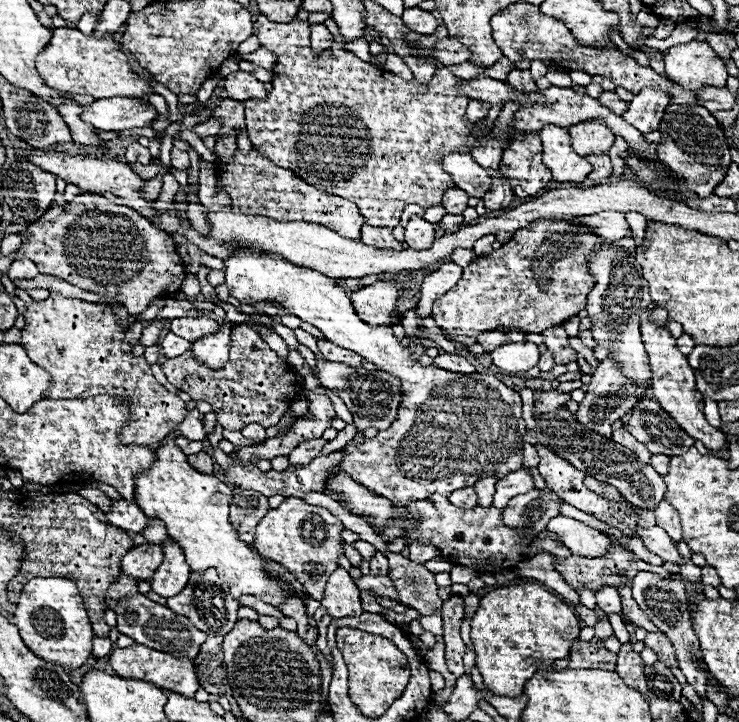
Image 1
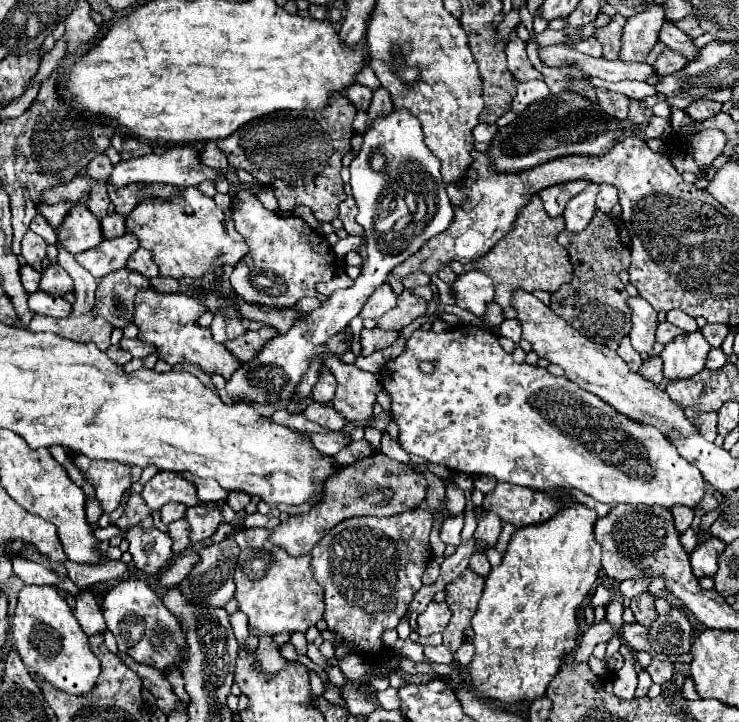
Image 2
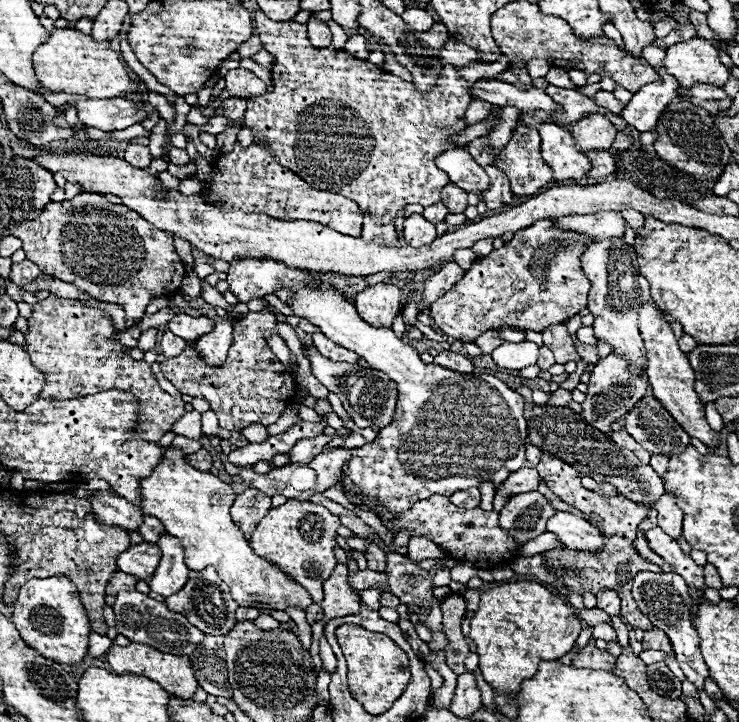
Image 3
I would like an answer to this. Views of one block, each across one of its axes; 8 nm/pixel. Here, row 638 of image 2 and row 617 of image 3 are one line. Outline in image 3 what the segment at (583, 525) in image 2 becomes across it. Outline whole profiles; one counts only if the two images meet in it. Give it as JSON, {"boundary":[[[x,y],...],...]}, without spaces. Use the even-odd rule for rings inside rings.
{"boundary":[[[514,582],[514,584],[502,584],[498,588],[486,590],[480,596],[480,608],[472,616],[470,626],[470,638],[476,644],[476,652],[480,656],[478,668],[484,680],[492,686],[496,694],[516,694],[522,688],[522,682],[530,678],[536,670],[540,660],[558,660],[564,654],[568,654],[580,634],[580,618],[574,614],[572,606],[564,604],[562,598],[550,594],[544,586],[536,582]]]}

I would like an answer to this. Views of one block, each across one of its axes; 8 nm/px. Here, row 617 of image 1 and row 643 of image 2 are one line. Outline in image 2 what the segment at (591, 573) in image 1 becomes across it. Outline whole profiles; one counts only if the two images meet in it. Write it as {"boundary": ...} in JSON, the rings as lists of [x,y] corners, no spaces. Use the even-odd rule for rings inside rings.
{"boundary":[[[638,622],[634,624],[624,624],[622,626],[622,640],[626,646],[630,646],[634,652],[651,652],[650,644],[646,640],[646,628],[640,626]]]}

